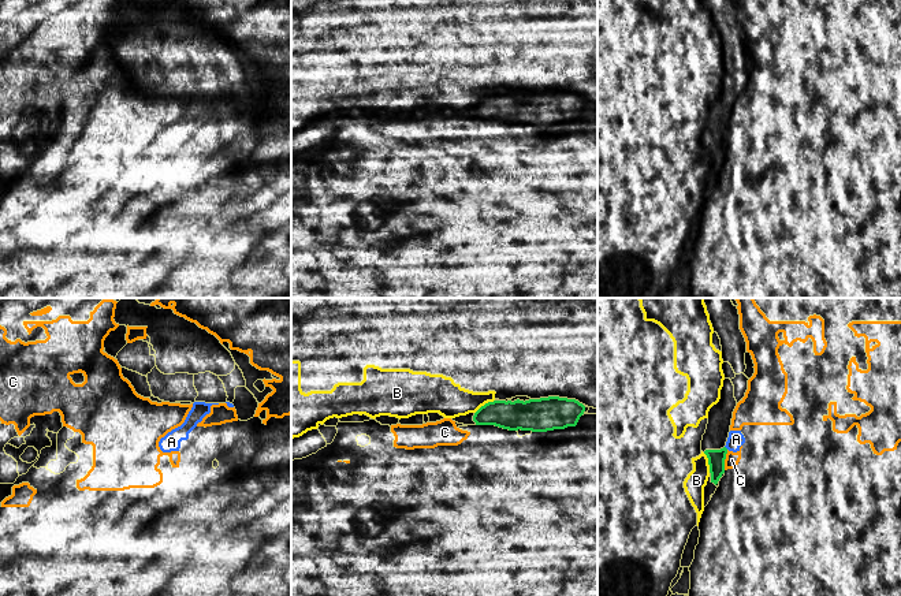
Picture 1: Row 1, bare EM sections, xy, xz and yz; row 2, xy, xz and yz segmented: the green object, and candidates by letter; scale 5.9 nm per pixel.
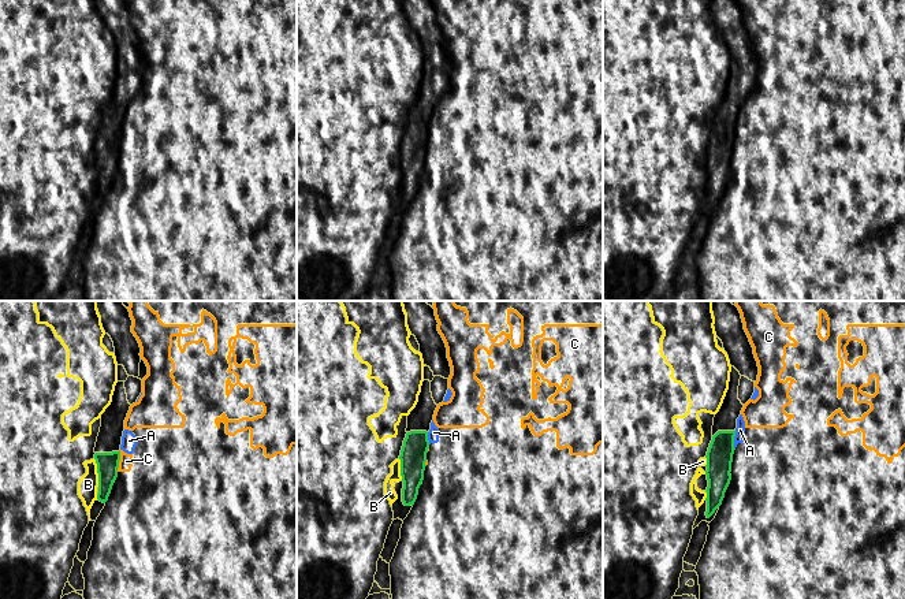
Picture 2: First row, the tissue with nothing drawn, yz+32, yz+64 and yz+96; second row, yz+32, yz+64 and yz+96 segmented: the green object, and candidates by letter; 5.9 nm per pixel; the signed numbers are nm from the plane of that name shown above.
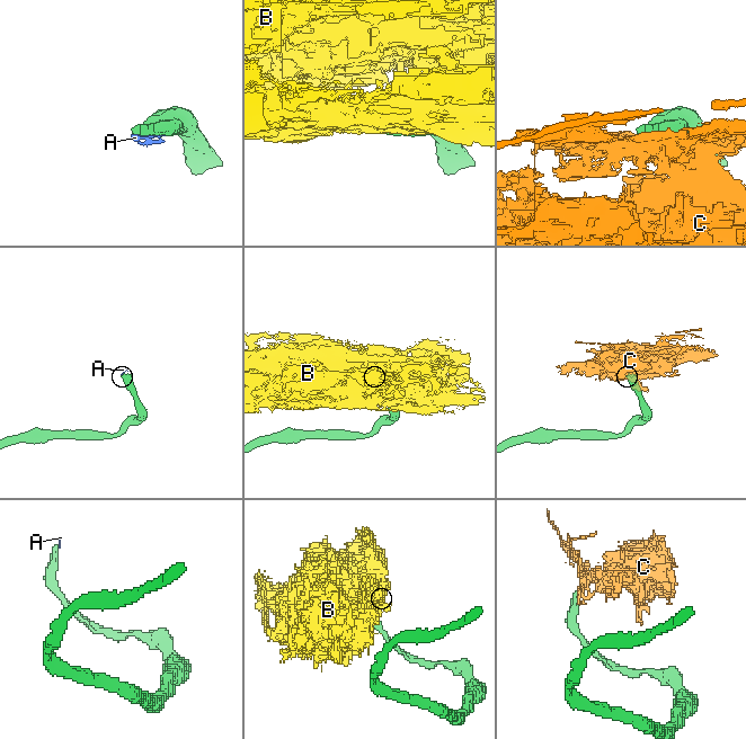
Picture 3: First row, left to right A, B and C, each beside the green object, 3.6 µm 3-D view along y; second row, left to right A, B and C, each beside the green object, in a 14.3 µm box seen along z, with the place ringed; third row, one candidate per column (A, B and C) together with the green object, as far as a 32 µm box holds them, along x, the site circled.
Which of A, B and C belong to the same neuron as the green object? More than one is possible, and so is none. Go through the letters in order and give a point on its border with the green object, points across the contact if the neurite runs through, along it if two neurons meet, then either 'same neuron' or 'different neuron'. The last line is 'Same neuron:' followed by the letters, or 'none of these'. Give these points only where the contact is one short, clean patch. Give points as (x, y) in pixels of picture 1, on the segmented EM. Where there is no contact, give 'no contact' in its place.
A: no contact | different neuron
B: xz (486, 403) | different neuron
C: yz (725, 458) | different neuron
Same neuron: none of these

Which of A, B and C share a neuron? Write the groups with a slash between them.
A C / B

